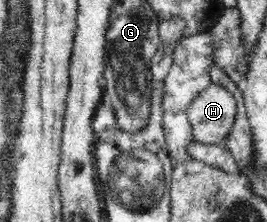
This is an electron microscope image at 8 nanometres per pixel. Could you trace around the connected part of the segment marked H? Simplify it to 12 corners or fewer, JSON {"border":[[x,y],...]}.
{"border":[[211,83],[187,109],[194,139],[222,144],[235,97]]}

